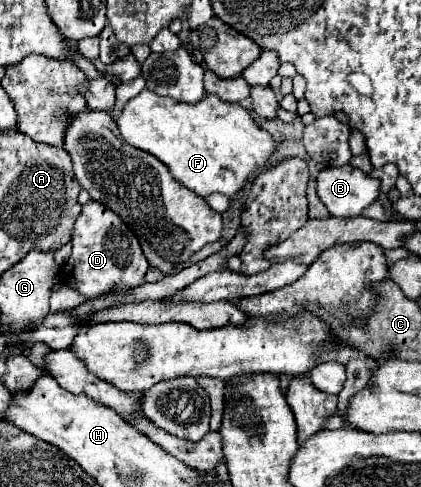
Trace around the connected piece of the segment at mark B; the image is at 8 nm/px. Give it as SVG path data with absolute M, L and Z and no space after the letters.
M350 164L338 166L338 168L324 168L318 172L316 180L318 180L316 182L318 198L322 200L322 204L328 208L328 212L332 216L340 216L340 218L360 216L364 208L368 208L372 202L376 202L378 192L380 192L380 184L376 178L366 176L360 168L352 168Z

